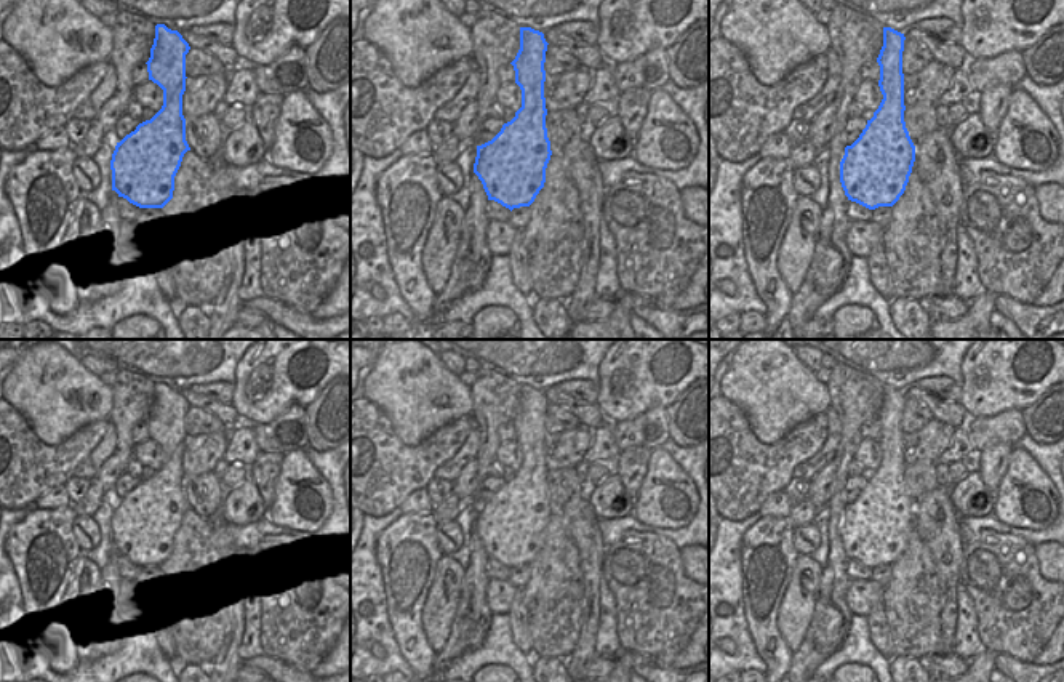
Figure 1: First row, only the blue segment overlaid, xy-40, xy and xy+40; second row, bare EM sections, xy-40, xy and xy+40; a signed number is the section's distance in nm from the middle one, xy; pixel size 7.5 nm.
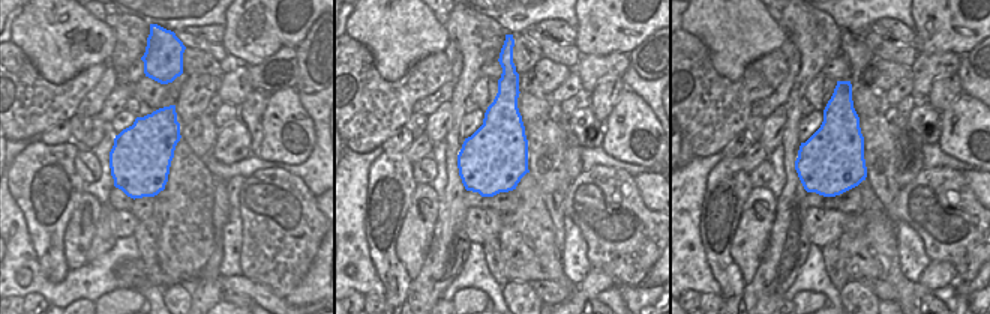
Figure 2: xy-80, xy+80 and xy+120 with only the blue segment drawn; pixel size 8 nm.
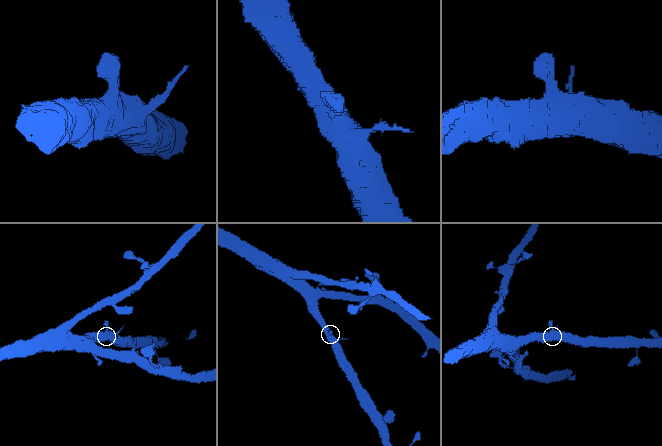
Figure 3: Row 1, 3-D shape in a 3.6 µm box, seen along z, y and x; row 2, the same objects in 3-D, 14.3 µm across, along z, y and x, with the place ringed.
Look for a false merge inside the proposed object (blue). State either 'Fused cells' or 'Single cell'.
Single cell.

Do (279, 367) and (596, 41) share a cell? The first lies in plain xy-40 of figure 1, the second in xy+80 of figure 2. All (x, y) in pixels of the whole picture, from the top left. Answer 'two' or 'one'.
one

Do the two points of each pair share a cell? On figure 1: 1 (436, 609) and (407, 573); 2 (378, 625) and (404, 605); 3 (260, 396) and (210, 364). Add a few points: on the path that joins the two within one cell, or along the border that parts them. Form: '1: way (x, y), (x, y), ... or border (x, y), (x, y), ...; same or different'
1: border (439, 561), (423, 607), (424, 634); different
2: border (383, 581), (389, 626), (402, 653); different
3: border (244, 356), (234, 372), (234, 383); different

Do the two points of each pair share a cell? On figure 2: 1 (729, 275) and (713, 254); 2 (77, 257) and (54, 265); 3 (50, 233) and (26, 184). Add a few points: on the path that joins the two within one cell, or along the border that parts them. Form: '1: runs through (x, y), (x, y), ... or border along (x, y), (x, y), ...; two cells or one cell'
1: runs through (723, 275), (714, 266), (714, 260); one cell
2: border along (66, 226), (63, 253), (68, 269); two cells
3: runs through (39, 221), (39, 209), (29, 200), (29, 196); one cell

